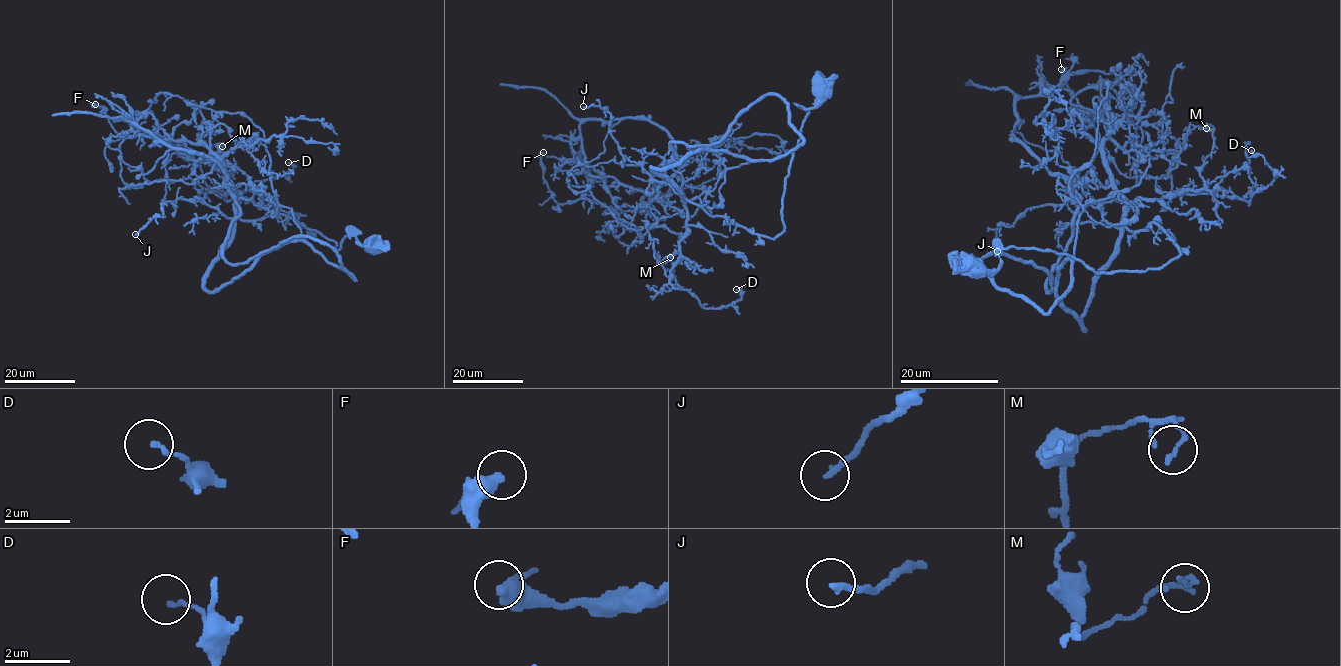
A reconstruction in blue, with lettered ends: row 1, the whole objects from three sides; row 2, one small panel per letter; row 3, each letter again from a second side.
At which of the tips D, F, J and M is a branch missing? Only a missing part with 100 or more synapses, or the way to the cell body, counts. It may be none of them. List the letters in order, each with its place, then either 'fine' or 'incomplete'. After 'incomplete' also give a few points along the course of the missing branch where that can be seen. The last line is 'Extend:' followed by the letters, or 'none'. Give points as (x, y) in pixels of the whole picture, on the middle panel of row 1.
D: place (736, 289); fine
F: place (543, 152); fine
J: place (583, 106); fine
M: place (670, 257); fine
Extend: none

